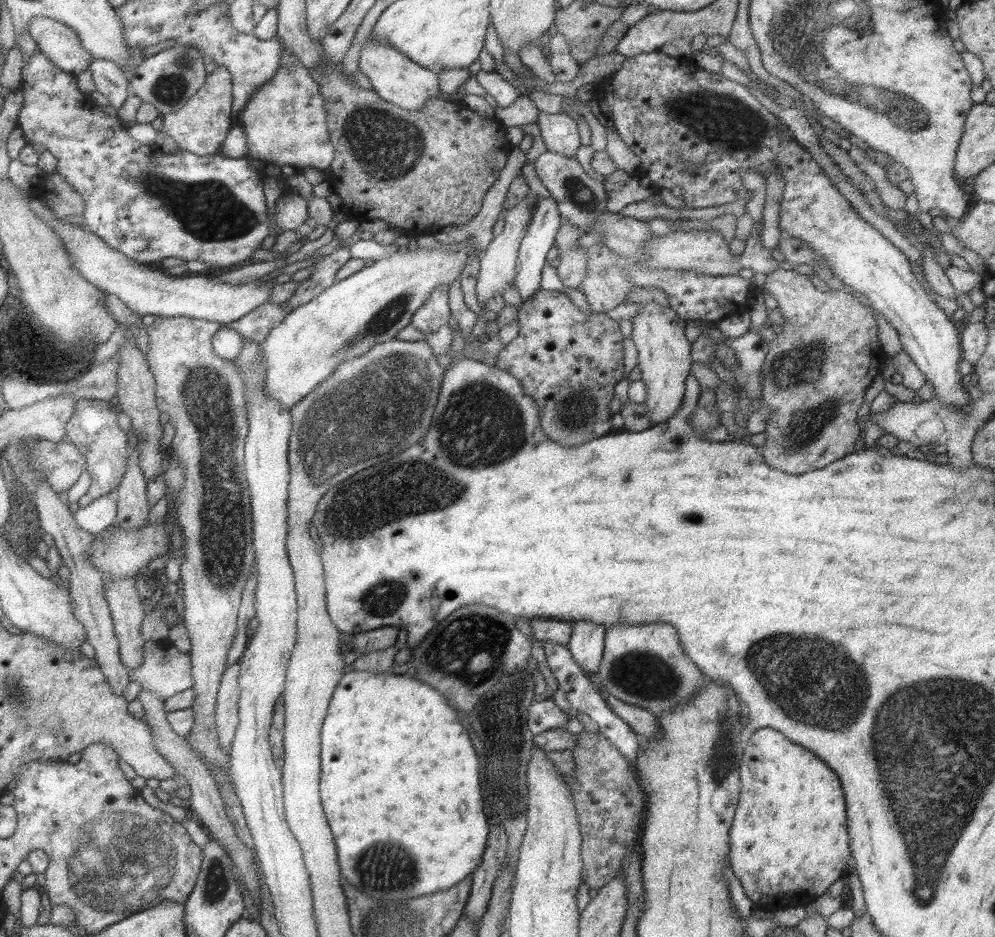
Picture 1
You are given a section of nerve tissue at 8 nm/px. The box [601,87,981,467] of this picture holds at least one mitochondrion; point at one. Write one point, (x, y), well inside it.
(726, 123)

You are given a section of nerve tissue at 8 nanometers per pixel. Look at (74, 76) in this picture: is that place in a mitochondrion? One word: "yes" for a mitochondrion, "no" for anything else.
no

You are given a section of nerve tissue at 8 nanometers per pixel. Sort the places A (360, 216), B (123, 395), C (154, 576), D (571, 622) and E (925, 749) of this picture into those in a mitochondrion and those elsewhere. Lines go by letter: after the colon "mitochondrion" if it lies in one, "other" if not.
A: other
B: other
C: other
D: other
E: mitochondrion

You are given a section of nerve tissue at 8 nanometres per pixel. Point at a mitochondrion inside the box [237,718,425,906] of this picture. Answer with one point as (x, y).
(374, 864)

